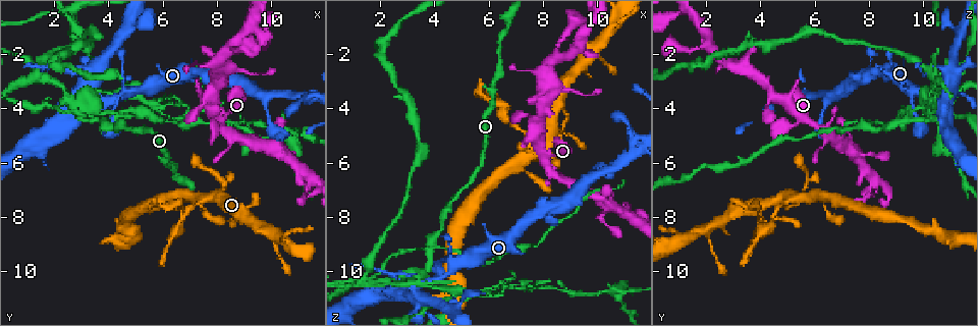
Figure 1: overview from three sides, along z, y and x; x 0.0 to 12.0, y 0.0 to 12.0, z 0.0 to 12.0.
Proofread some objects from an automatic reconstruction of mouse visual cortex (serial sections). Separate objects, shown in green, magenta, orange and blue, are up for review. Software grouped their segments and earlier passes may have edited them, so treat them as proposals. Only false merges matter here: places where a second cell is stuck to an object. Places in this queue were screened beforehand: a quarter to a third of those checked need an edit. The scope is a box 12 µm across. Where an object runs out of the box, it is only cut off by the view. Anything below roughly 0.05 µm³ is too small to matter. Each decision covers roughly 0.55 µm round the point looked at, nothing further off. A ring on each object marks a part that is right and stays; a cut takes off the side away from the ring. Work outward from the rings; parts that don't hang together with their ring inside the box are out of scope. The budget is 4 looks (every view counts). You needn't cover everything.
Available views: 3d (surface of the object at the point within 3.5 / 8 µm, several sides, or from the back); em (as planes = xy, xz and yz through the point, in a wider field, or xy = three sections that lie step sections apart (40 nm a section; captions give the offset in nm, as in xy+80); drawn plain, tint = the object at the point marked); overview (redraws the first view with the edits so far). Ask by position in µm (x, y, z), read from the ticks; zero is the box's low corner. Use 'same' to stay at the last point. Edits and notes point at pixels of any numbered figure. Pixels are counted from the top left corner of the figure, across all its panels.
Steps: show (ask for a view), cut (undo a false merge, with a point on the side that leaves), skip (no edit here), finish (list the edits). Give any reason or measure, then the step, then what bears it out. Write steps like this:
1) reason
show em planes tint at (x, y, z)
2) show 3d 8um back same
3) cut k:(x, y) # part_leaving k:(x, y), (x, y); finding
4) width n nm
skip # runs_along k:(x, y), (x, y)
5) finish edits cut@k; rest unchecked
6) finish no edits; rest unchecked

thin neck
show 3d 3.5um at (3.9, 4.5, 9.2)

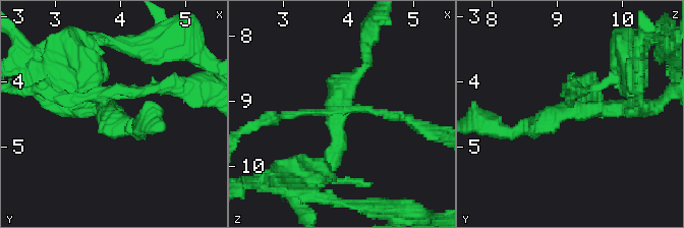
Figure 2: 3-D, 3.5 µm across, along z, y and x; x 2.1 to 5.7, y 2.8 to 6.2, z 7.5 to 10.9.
arms 4; arm_widths 100, 100, 200, 200 nm
show em xy step 2 tint at (3.80, 4.45, 9.20)

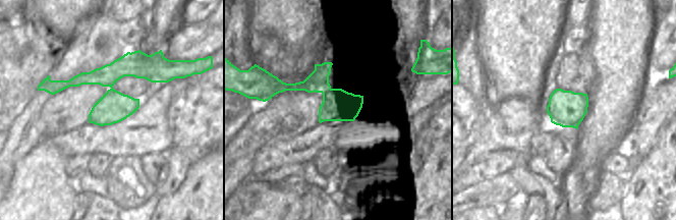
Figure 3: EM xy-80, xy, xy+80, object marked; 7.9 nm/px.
cut 2:(289, 115) # part_leaving 2:(330, 115), (367, 107), (417, 125); a second cell is stuck on

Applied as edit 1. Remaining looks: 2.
sudden change in width
show 3d 3.5um at (2.7, 2.5, 10.3)

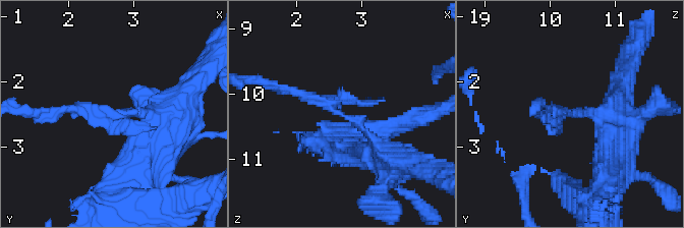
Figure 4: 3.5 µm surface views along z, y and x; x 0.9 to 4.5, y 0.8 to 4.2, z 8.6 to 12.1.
show em xy step 5 tint at (2.70, 2.45, 10.30)

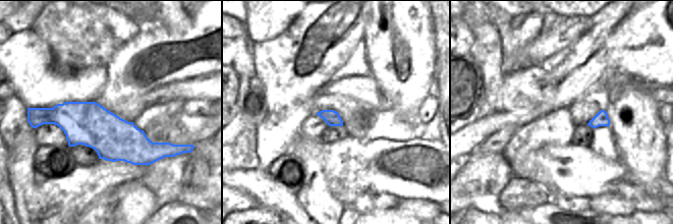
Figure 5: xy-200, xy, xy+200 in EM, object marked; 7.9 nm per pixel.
width 120 nm
skip # runs_along 4:(392, 163), (358, 121), (280, 88); all the same cell

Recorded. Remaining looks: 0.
finish edits cut@2; rest unchecked

